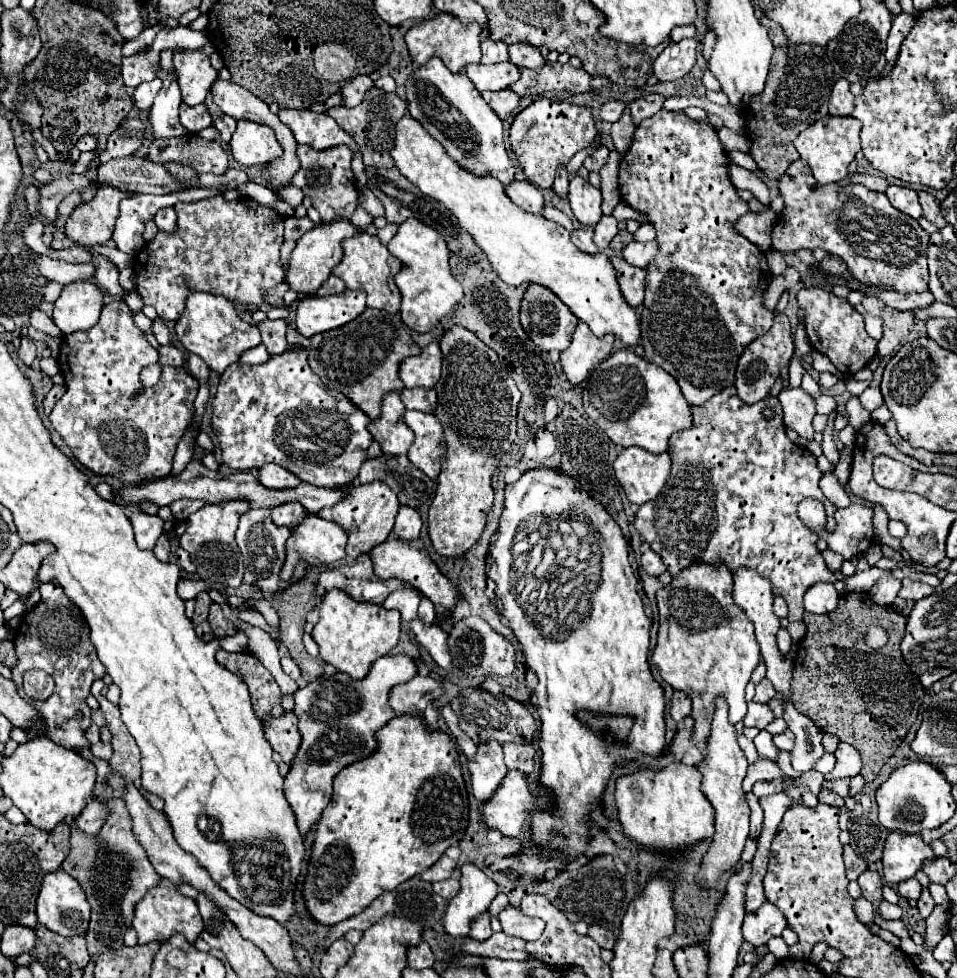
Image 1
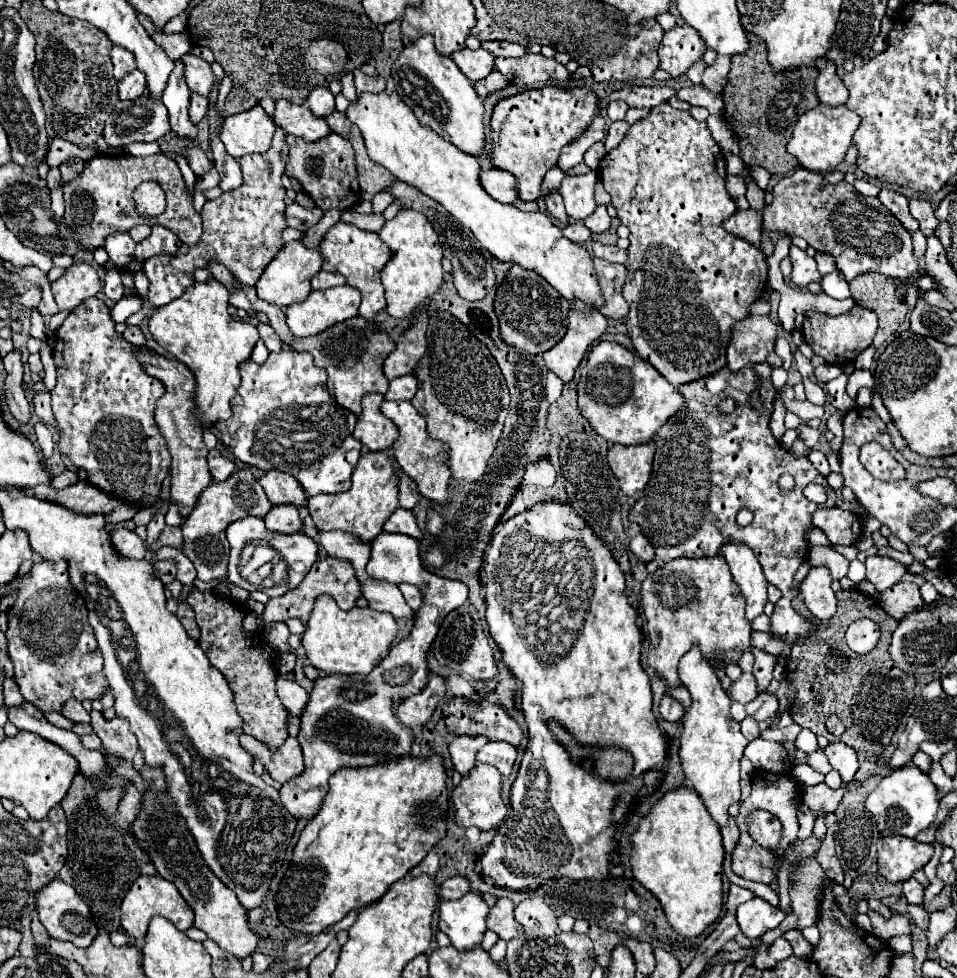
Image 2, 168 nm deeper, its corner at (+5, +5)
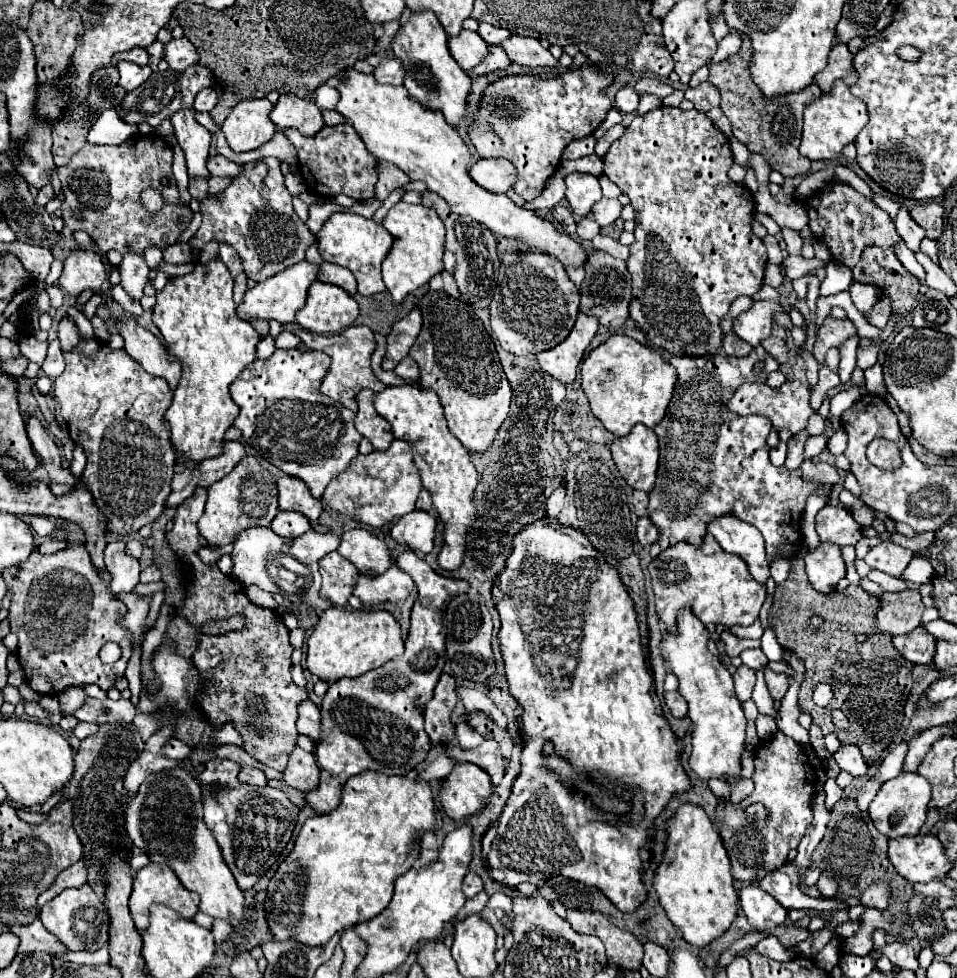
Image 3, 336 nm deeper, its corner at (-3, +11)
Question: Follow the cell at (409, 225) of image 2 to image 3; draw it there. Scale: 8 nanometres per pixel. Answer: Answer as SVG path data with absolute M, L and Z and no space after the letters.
M398 202L388 210L382 226L392 234L394 242L388 256L382 262L382 280L392 294L394 302L402 302L410 292L426 284L434 274L442 272L442 254L444 254L444 224L438 214L422 204Z

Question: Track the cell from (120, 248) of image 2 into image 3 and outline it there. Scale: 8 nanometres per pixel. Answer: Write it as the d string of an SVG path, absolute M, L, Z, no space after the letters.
M124 254L118 272L120 272L120 286L126 290L126 294L132 300L140 300L144 296L142 290L148 282L148 272L150 272L144 256L138 258L138 254Z

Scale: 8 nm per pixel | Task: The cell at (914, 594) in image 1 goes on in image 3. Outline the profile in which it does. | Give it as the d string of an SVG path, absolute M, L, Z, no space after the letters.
M904 590L898 594L882 594L880 608L876 612L874 630L868 634L858 634L856 642L866 642L874 632L890 634L890 636L908 634L914 628L918 628L918 622L922 620L922 612L924 612L924 604L920 600L918 590Z

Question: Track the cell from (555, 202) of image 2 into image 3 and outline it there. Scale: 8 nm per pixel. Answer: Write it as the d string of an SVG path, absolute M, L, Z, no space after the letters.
M556 206L556 208L552 210L552 216L556 218L556 222L562 226L562 230L564 230L566 234L574 236L574 232L576 232L576 220L574 220L574 216L572 216L572 212L570 212L568 208Z

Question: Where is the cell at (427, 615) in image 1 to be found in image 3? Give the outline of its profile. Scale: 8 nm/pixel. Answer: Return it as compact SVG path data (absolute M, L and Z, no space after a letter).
M392 564L390 570L386 570L380 576L366 576L358 574L358 580L354 584L354 596L366 606L372 608L376 604L396 604L410 596L410 592L416 590L414 580L402 572L396 564Z

